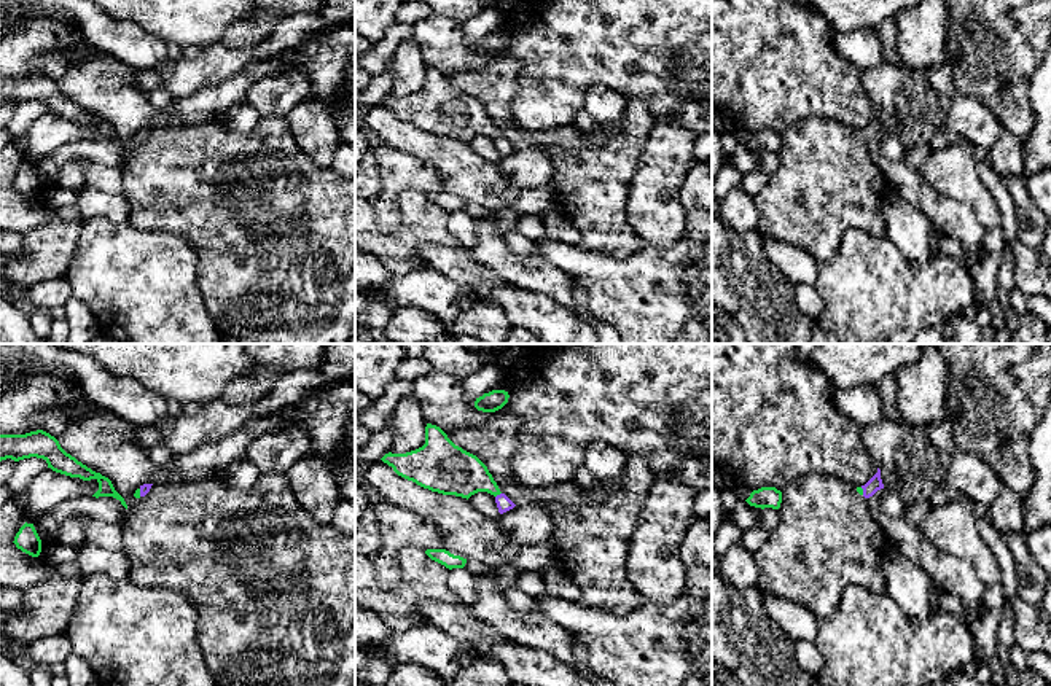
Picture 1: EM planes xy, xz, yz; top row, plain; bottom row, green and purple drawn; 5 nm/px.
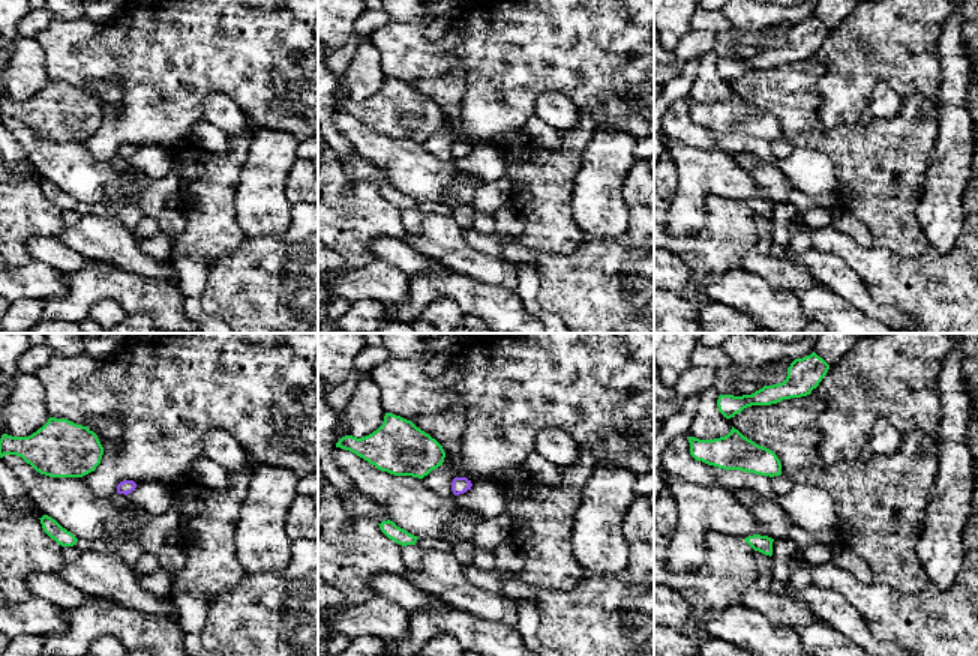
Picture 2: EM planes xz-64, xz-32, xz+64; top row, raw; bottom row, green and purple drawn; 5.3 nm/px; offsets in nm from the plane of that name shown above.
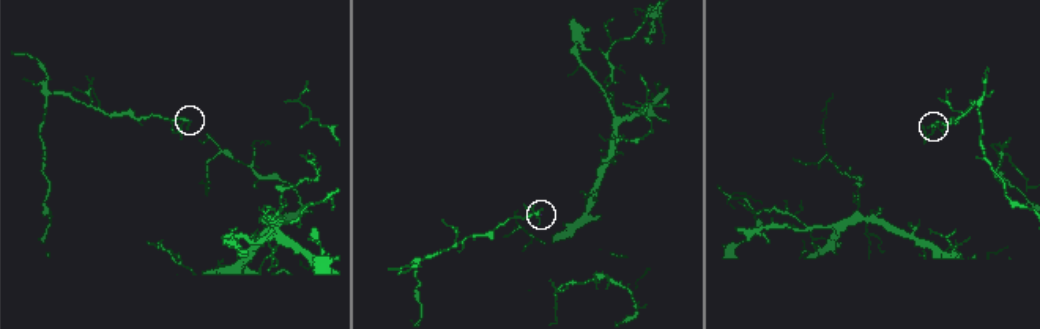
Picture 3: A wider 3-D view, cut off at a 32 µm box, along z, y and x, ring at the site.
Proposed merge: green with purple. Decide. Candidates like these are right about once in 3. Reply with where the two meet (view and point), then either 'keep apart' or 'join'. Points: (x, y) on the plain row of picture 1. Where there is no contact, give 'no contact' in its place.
xz (497, 137) | join

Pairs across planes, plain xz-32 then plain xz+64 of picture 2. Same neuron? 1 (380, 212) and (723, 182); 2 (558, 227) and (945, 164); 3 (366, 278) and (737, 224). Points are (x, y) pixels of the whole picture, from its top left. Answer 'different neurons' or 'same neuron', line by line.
1: different neurons
2: different neurons
3: different neurons

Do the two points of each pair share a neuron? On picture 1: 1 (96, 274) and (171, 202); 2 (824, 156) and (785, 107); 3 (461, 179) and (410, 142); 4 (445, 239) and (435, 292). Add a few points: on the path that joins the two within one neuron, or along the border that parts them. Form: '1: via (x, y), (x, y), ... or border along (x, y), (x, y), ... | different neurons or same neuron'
1: border along (128, 222), (136, 228), (169, 231), (179, 236) | different neurons
2: border along (835, 121), (806, 116), (781, 134) | different neurons
3: via (448, 166), (430, 148), (422, 145) | same neuron
4: border along (427, 266), (392, 277) | different neurons

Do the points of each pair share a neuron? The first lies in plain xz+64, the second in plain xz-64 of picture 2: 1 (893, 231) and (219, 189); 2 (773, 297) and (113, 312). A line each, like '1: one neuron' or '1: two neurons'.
1: one neuron
2: one neuron

